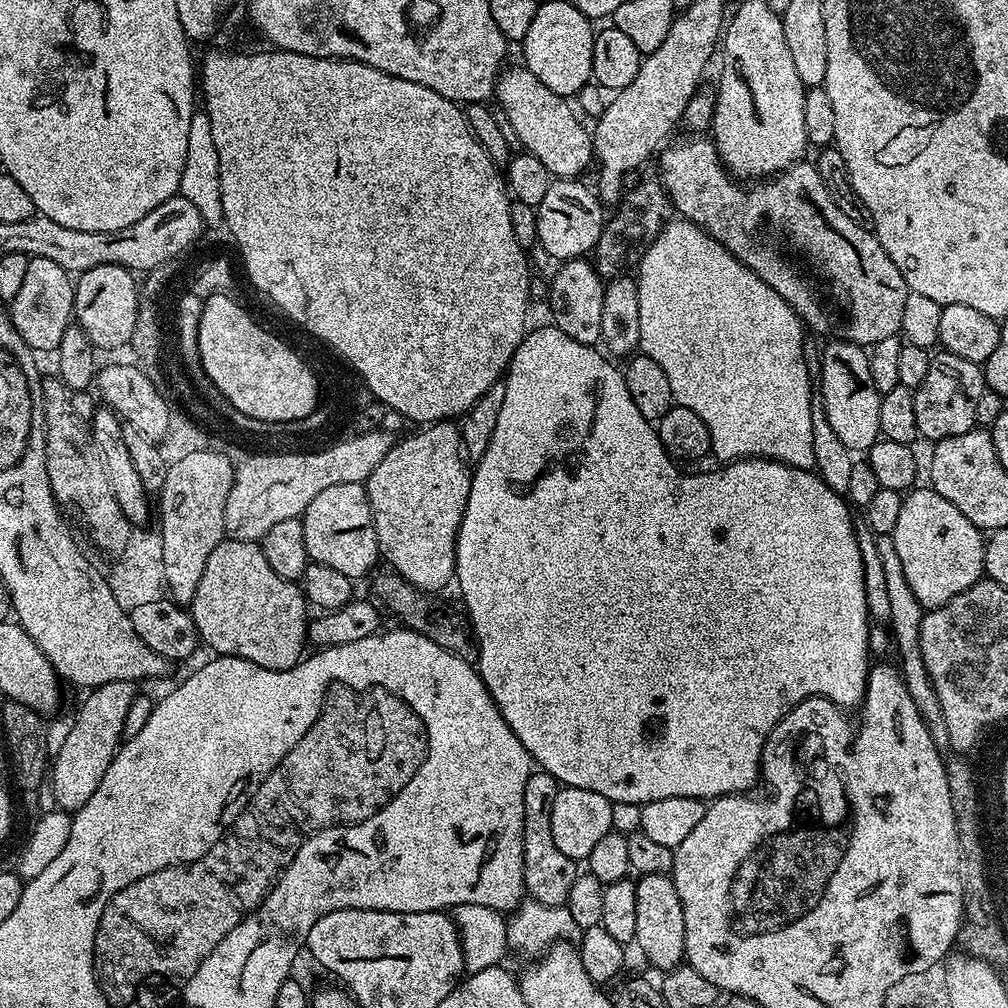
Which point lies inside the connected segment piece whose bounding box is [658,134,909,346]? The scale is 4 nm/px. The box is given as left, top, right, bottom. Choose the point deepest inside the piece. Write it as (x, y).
(832, 271)

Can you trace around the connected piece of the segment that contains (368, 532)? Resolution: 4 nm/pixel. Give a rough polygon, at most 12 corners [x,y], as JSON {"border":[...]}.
{"border":[[364,484],[329,486],[302,519],[311,563],[356,582],[381,559]]}

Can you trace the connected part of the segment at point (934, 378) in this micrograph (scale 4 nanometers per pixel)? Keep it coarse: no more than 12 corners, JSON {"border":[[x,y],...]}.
{"border":[[937,351],[914,390],[920,435],[977,427],[981,365]]}

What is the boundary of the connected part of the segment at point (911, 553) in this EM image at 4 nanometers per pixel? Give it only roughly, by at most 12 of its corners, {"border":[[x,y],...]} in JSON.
{"border":[[931,486],[892,531],[925,610],[984,576],[986,536]]}

